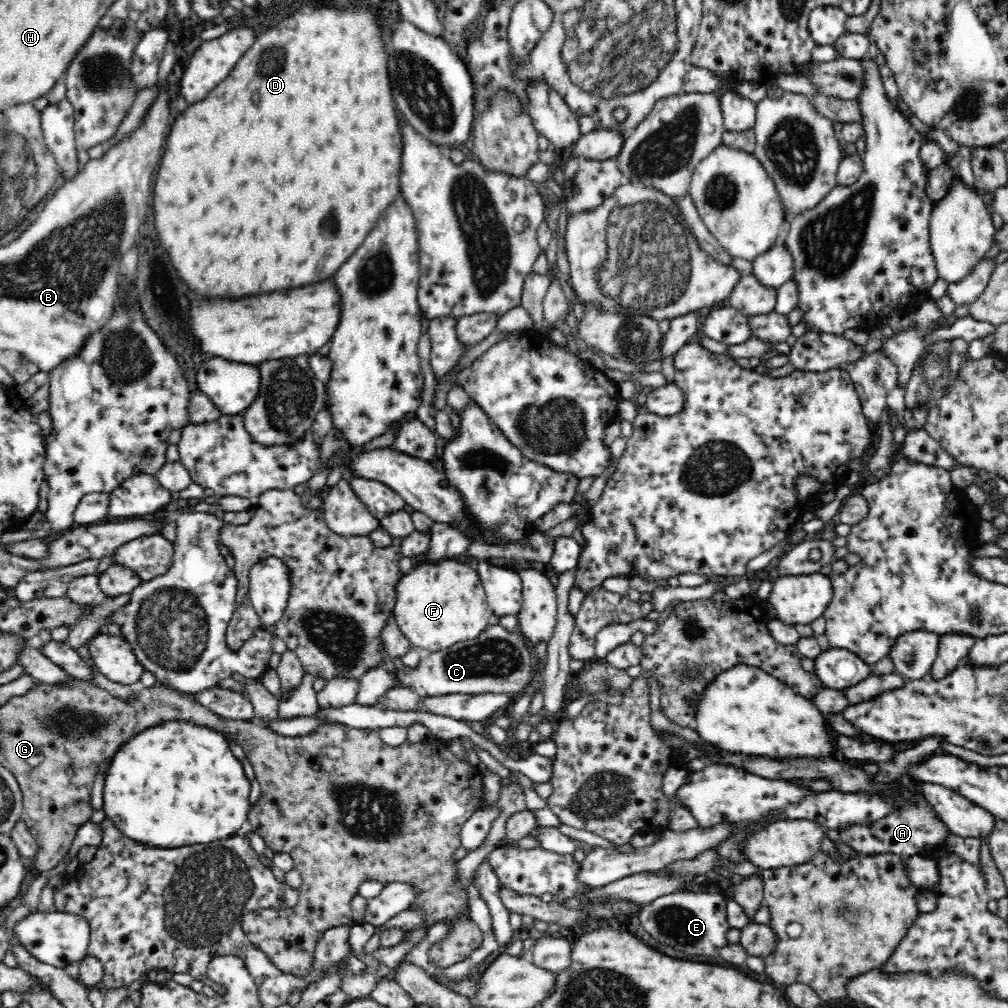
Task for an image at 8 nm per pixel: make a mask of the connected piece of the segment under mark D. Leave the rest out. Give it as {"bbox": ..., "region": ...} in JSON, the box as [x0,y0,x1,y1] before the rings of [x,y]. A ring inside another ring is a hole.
{"bbox":[152,4,402,300],"region":[[[374,4],[364,5],[368,7],[366,12],[362,12],[360,8],[356,10],[312,10],[308,6],[304,6],[300,12],[296,12],[292,18],[283,20],[275,27],[268,29],[266,34],[262,34],[256,44],[244,54],[244,58],[236,64],[236,68],[230,72],[230,76],[220,84],[216,86],[202,102],[196,102],[189,105],[186,110],[181,112],[180,116],[176,118],[174,124],[171,126],[170,132],[166,138],[166,148],[164,153],[161,154],[160,168],[156,172],[156,180],[154,180],[154,198],[152,198],[152,210],[154,210],[154,228],[156,228],[156,238],[162,246],[162,250],[168,254],[172,266],[176,268],[178,272],[178,278],[202,300],[216,300],[216,298],[226,298],[226,300],[240,300],[244,296],[258,296],[258,294],[272,294],[272,292],[282,292],[282,290],[292,290],[296,286],[304,286],[304,284],[310,284],[310,282],[320,282],[328,276],[332,276],[364,242],[364,238],[368,236],[368,232],[376,226],[382,210],[386,210],[389,204],[401,194],[399,186],[400,176],[400,156],[402,154],[402,142],[400,142],[400,132],[398,132],[398,114],[394,110],[394,102],[392,102],[392,96],[390,96],[390,86],[388,86],[388,68],[386,68],[386,54],[384,54],[384,44],[382,44],[382,30],[378,25],[380,14],[377,6]]]}

